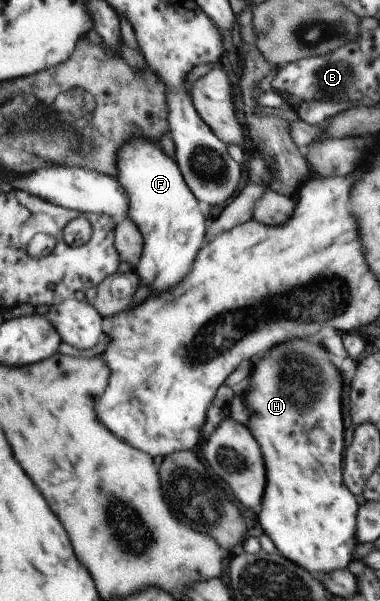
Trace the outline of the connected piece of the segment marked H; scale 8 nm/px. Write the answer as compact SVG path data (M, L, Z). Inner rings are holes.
M288 340L252 362L250 382L244 396L244 400L248 400L248 408L256 412L256 416L248 420L246 428L256 432L259 448L264 448L263 460L268 460L268 496L264 496L264 508L258 508L258 524L282 556L288 556L288 560L300 564L300 568L316 577L350 568L348 562L356 537L354 520L357 520L358 504L340 478L344 450L342 432L345 431L340 402L341 373L337 362L326 356L318 342Z

